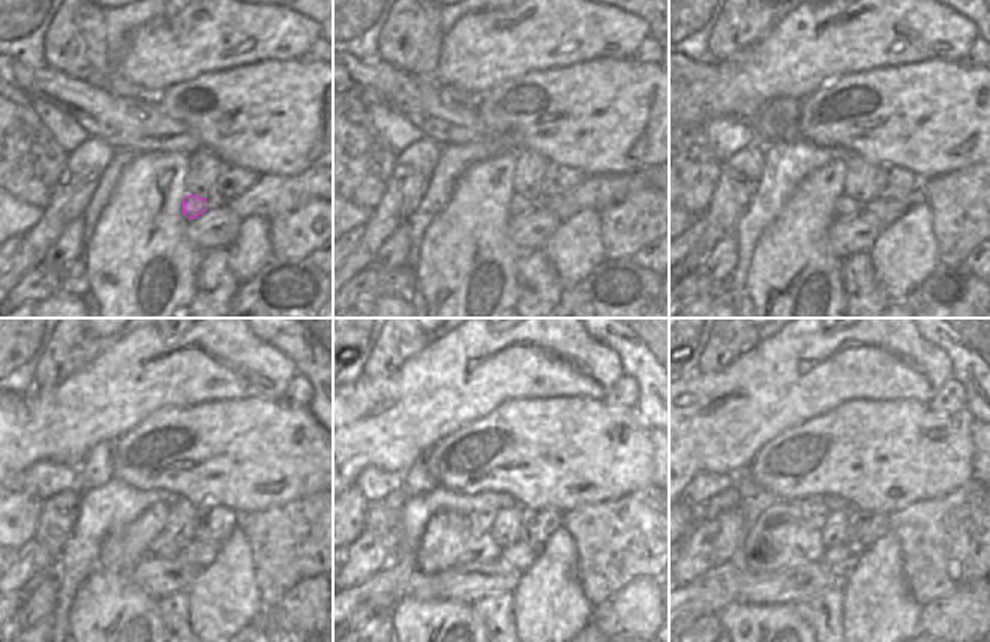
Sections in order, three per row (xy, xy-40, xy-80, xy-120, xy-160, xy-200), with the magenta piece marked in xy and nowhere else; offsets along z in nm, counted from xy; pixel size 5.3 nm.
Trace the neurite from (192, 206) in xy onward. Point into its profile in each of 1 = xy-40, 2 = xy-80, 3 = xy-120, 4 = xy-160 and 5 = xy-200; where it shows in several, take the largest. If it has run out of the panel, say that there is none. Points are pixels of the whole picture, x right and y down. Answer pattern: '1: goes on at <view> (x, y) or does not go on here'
1: goes on at xy-40 (519, 206)
2: goes on at xy-80 (845, 206)
3: goes on at xy-120 (164, 546)
4: goes on at xy-160 (447, 540)
5: goes on at xy-200 (779, 537)

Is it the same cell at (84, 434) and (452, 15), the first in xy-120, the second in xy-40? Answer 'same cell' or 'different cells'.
different cells

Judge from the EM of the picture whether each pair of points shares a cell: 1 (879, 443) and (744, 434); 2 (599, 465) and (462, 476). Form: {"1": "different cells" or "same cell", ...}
{"1": "different cells", "2": "same cell"}

